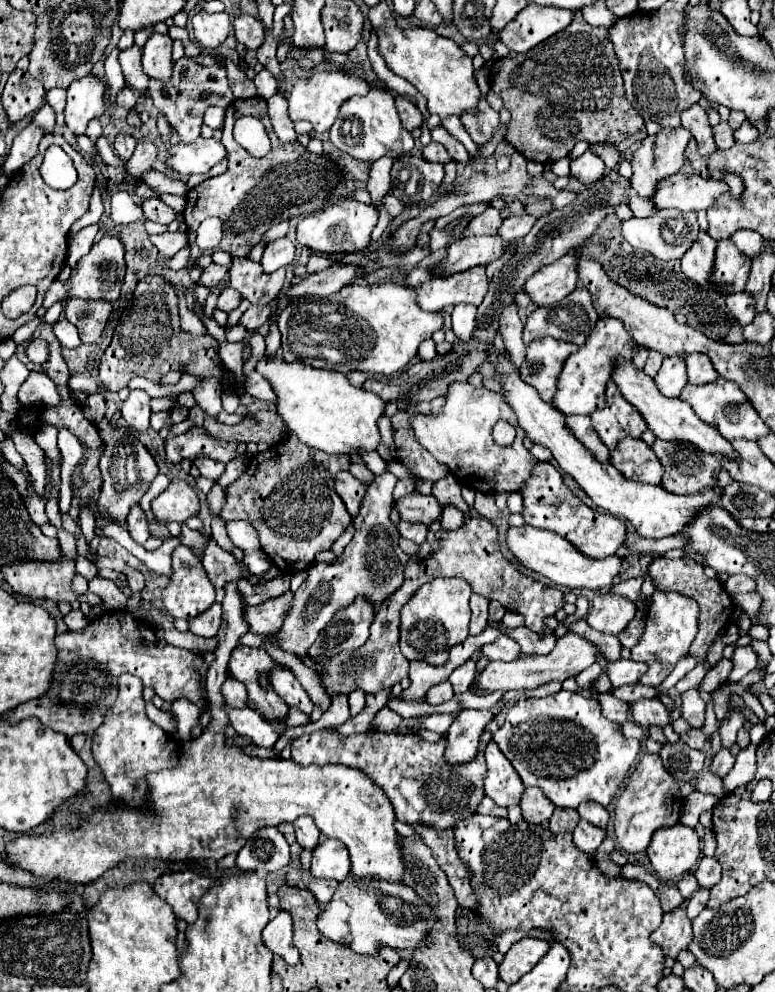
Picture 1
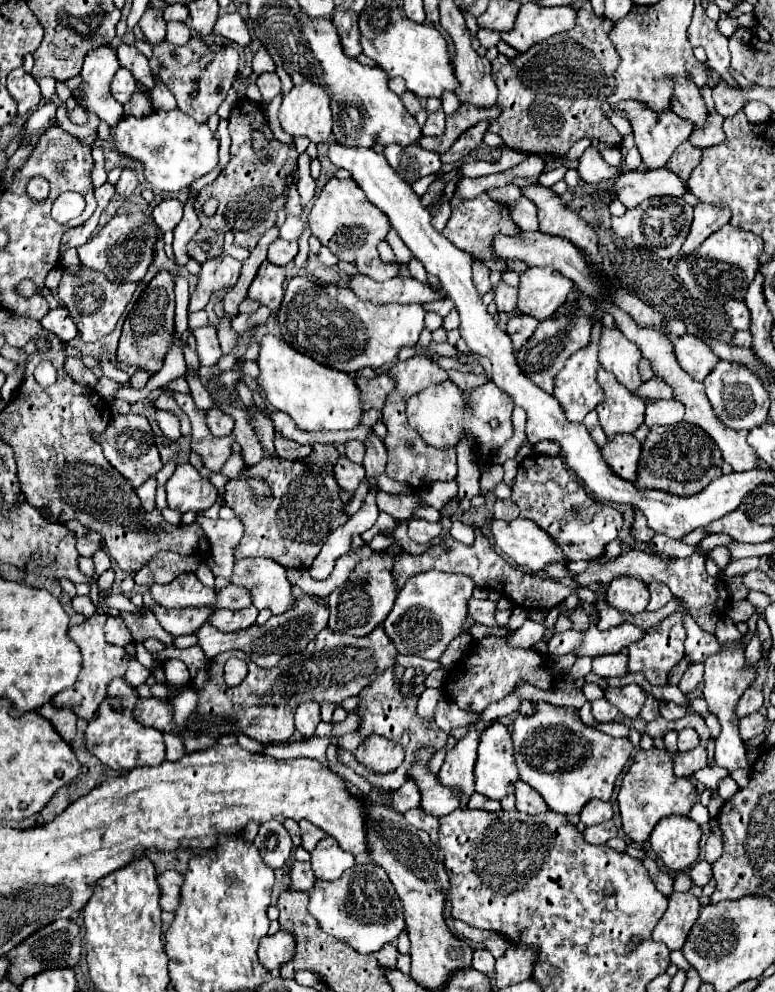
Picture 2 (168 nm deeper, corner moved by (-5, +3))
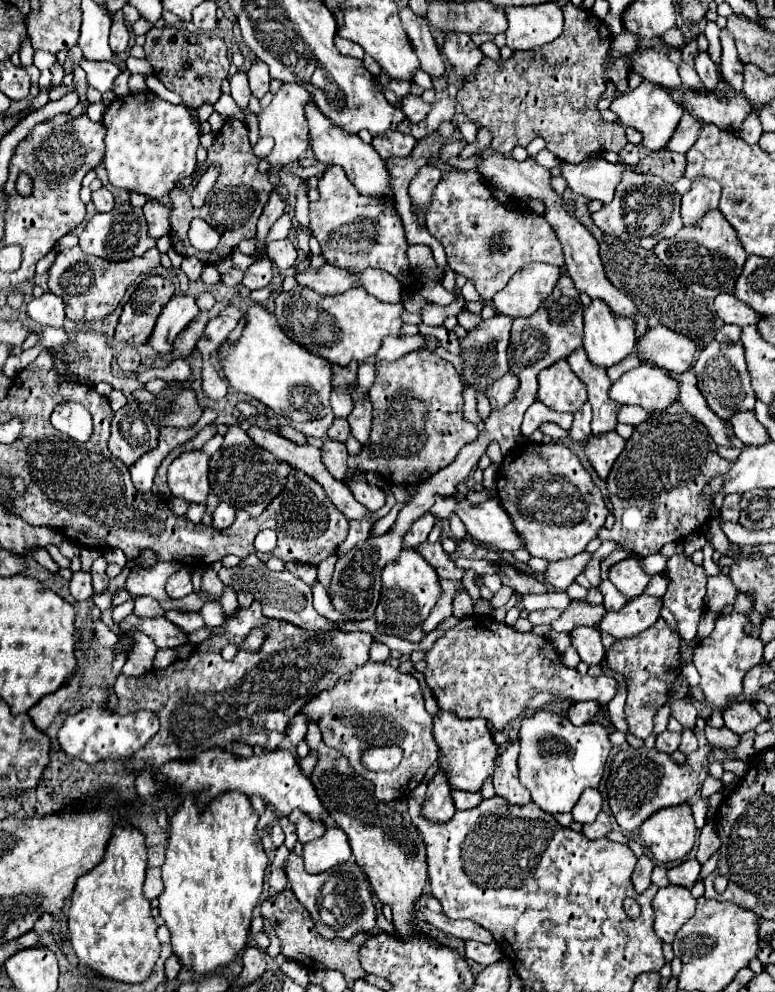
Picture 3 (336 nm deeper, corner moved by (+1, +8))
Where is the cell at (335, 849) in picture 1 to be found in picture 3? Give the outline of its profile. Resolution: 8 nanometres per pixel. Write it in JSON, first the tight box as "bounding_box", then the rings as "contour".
{"bounding_box":[304,827,350,873],"contour":[[[328,827],[326,835],[304,845],[304,869],[308,873],[322,873],[338,863],[350,859],[348,837],[340,827]]]}

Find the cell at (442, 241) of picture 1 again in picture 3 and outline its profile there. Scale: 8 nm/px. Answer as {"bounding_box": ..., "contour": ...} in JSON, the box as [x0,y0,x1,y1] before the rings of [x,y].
{"bounding_box":[410,165,440,211],"contour":[[[424,165],[416,173],[416,177],[410,181],[410,199],[414,205],[418,205],[420,211],[426,211],[432,199],[432,191],[436,183],[440,181],[440,169],[434,165]]]}

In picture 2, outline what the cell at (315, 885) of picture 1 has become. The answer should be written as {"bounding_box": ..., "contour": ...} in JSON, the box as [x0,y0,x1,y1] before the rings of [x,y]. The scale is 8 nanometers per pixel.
{"bounding_box":[290,862,314,892],"contour":[[[292,862],[290,866],[290,878],[292,878],[292,890],[302,890],[302,892],[310,892],[314,890],[314,872],[310,862]]]}

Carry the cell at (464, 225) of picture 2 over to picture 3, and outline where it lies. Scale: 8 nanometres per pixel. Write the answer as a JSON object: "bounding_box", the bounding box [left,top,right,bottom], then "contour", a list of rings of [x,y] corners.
{"bounding_box":[426,171,564,301],"contour":[[[476,171],[442,173],[428,205],[426,229],[444,245],[448,265],[474,281],[484,301],[492,301],[508,279],[526,263],[540,261],[556,267],[564,265],[562,247],[552,225],[544,221],[542,215],[524,211],[514,197],[500,193],[500,189],[492,189]]]}

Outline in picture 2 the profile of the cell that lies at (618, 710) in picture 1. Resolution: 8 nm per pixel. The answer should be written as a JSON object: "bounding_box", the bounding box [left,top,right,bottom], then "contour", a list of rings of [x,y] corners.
{"bounding_box":[592,698,618,722],"contour":[[[600,698],[596,702],[592,702],[592,714],[598,722],[612,722],[618,720],[618,708],[610,702],[606,702],[606,698]]]}

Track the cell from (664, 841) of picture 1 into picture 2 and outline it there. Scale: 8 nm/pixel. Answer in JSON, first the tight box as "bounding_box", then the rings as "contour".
{"bounding_box":[650,816,700,872],"contour":[[[668,816],[650,834],[652,850],[672,872],[684,872],[698,858],[700,826],[688,816]]]}

